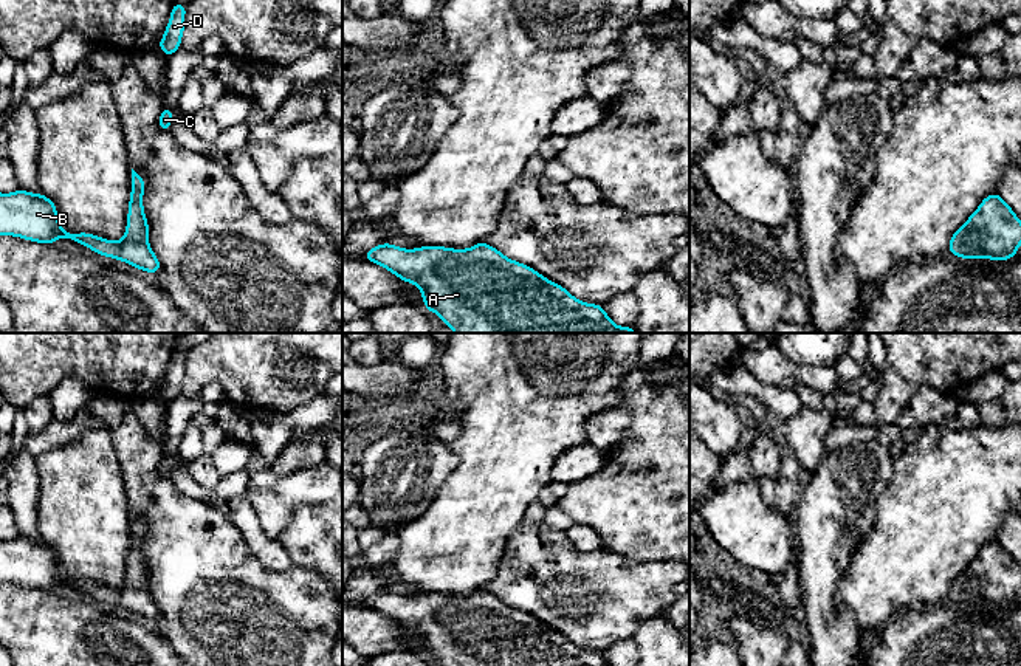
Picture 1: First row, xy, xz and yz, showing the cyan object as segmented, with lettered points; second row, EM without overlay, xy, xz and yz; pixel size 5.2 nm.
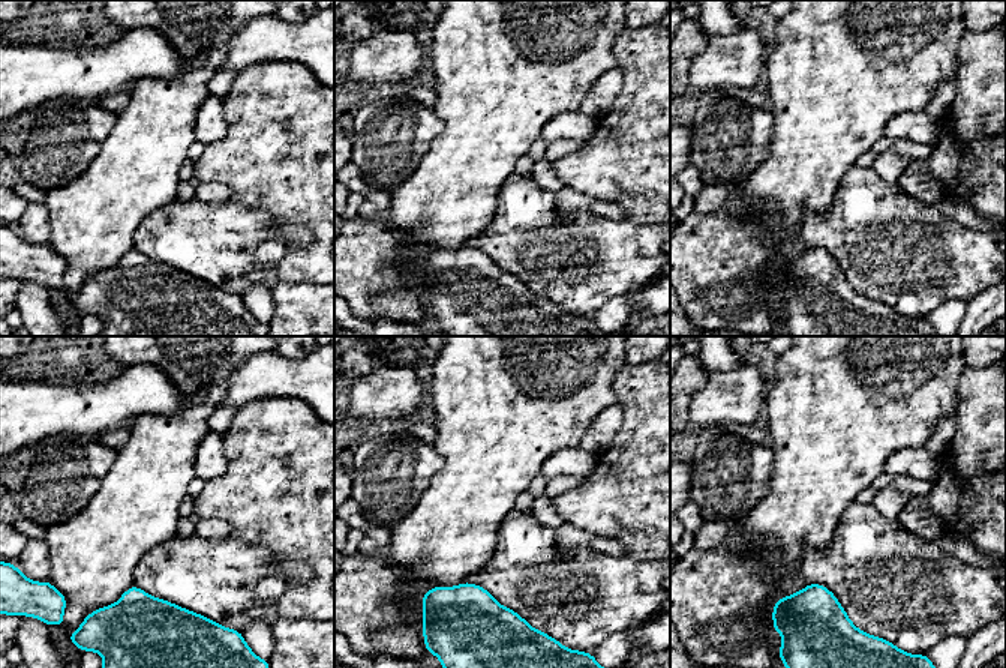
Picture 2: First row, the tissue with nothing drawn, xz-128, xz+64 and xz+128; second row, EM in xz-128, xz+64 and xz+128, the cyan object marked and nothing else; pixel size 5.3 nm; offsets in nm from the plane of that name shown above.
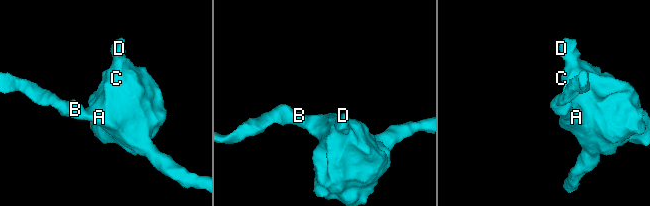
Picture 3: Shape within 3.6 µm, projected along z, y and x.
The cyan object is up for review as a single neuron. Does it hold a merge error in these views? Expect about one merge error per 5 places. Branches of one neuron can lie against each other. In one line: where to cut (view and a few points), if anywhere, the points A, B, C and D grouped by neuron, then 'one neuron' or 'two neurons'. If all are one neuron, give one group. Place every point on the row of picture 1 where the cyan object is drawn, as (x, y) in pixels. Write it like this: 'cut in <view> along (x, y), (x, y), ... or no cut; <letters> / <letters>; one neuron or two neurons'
no cut; A B C D; one neuron

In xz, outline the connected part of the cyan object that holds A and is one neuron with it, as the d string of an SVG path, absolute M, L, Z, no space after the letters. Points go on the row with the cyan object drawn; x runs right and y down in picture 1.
M486 242L468 249L404 249L381 243L363 257L398 279L415 283L423 296L425 310L438 314L454 333L637 333L634 327L615 325L601 305L578 300L564 287L528 265L505 257Z

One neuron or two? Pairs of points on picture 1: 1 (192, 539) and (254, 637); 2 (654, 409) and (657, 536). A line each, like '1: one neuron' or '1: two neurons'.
1: one neuron
2: one neuron

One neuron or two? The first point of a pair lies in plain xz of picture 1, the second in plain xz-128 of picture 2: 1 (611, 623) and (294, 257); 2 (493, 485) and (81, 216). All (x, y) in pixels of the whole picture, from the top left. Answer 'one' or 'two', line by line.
1: two
2: one

